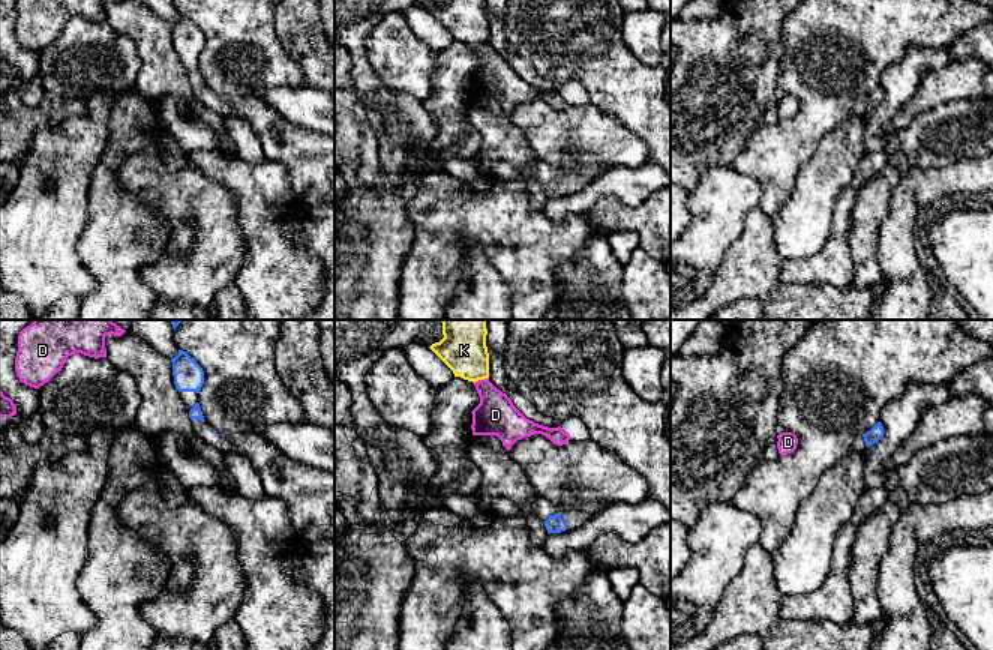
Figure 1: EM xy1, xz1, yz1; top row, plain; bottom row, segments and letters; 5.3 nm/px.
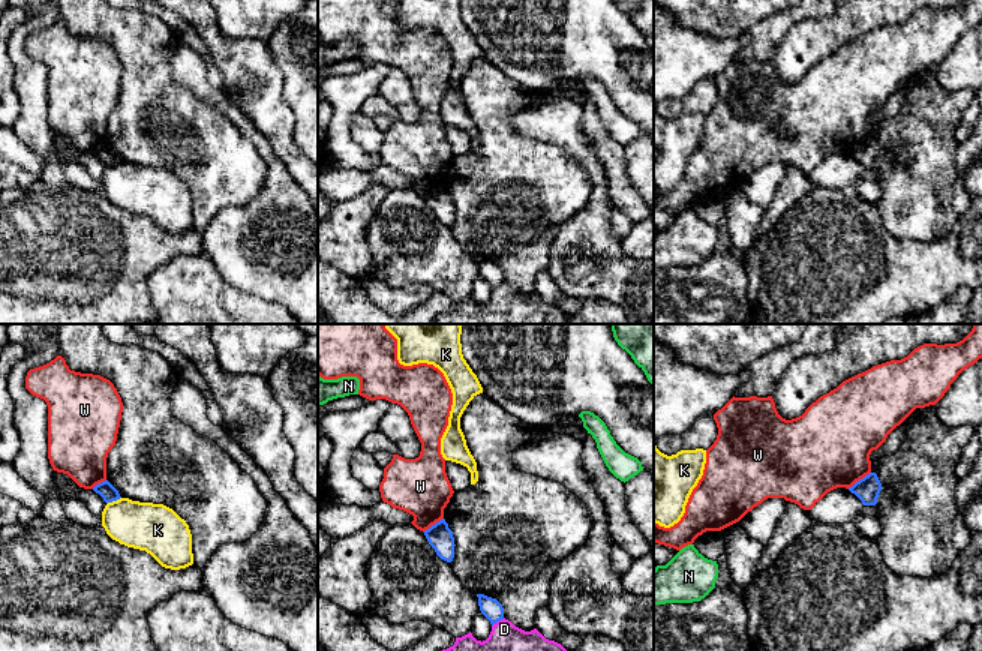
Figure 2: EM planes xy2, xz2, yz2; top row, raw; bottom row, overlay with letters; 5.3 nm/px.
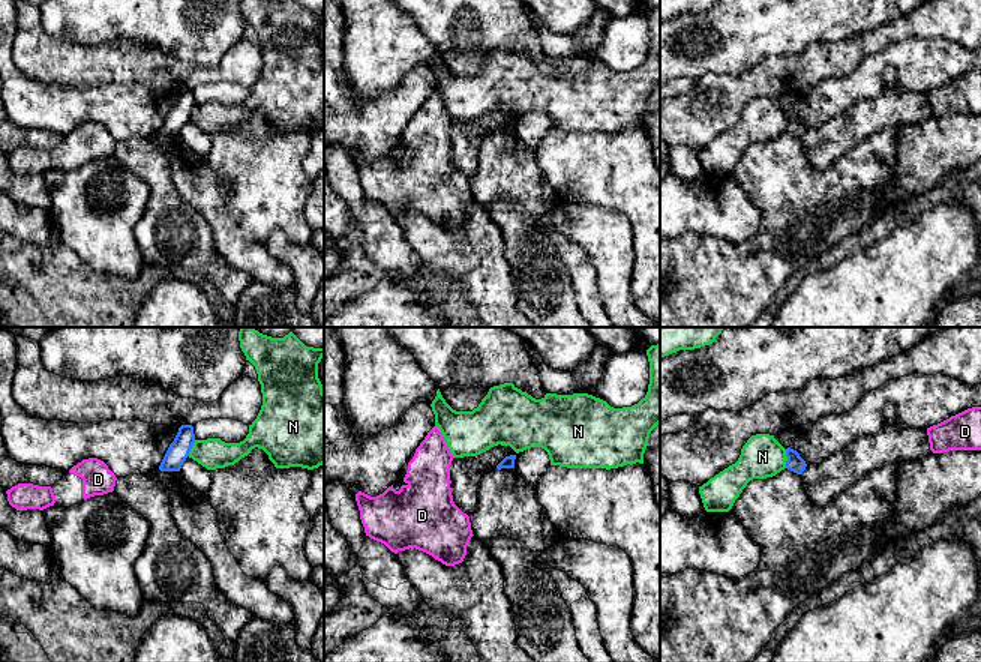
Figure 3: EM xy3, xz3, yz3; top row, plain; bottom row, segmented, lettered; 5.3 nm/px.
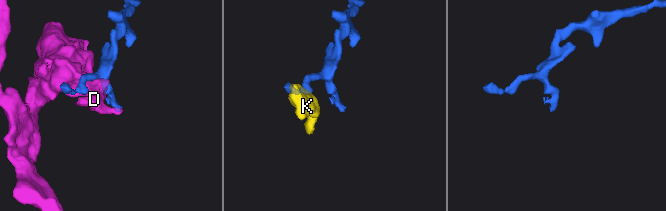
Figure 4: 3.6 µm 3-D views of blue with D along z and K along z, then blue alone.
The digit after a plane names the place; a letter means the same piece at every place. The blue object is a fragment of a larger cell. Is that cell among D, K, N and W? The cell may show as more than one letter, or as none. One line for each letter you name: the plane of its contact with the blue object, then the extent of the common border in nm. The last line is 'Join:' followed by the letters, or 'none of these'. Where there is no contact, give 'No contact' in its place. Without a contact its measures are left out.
Join: none of these

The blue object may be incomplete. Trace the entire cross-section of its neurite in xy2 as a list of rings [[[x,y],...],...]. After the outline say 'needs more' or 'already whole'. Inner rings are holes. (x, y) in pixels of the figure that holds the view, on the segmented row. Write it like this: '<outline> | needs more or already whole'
[[[108,480],[96,484],[96,486],[93,488],[93,490],[94,490],[96,494],[99,494],[106,504],[108,504],[108,502],[112,502],[112,501],[117,501],[117,500],[121,498],[120,494],[118,494],[118,490],[117,490]]] | already whole

